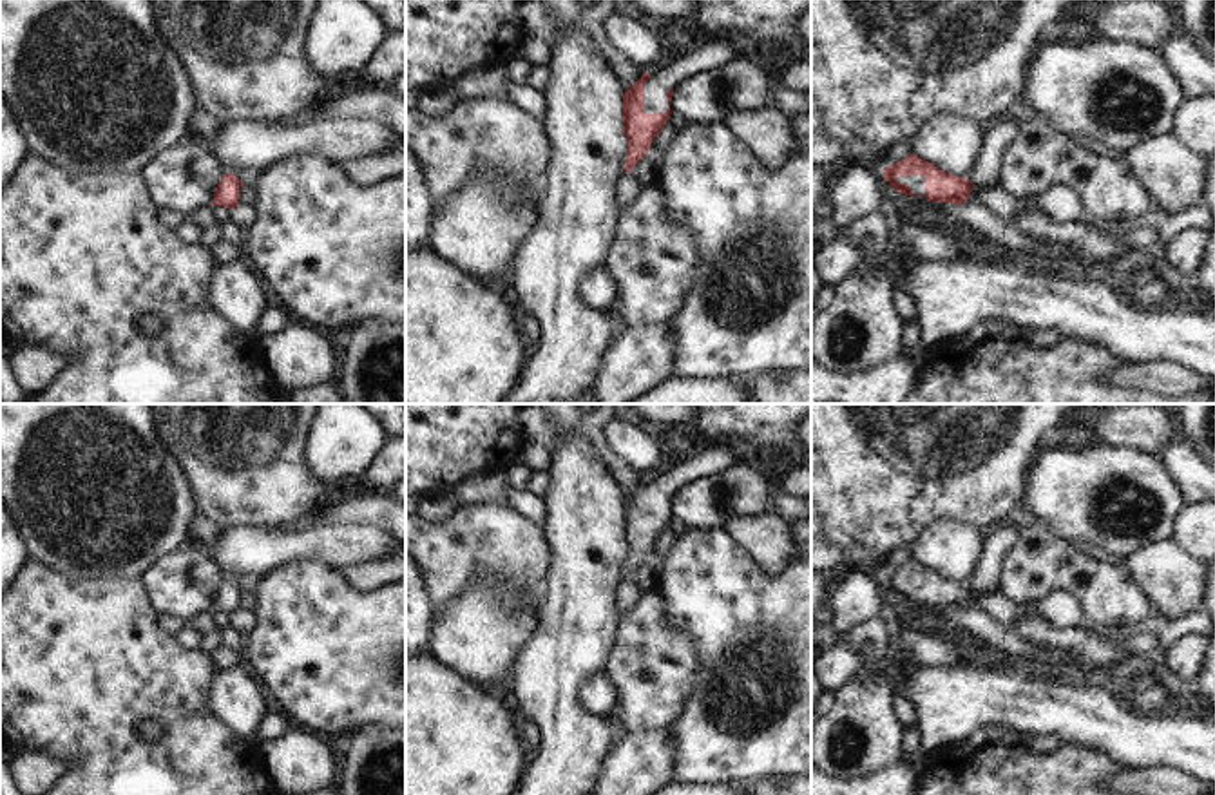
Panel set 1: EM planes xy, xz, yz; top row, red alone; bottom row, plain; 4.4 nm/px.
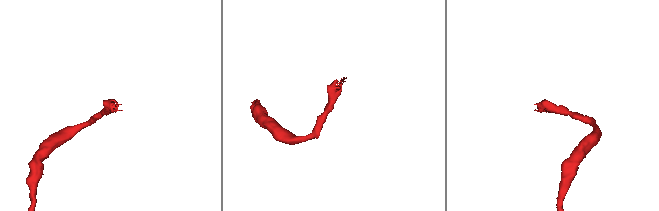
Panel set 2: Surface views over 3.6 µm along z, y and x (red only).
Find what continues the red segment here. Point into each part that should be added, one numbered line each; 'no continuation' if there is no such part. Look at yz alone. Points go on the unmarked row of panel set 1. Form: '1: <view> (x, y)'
1: yz (917, 589)

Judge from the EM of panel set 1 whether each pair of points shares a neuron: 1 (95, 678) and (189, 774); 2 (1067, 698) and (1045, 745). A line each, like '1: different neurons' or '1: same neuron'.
1: same neuron
2: different neurons

